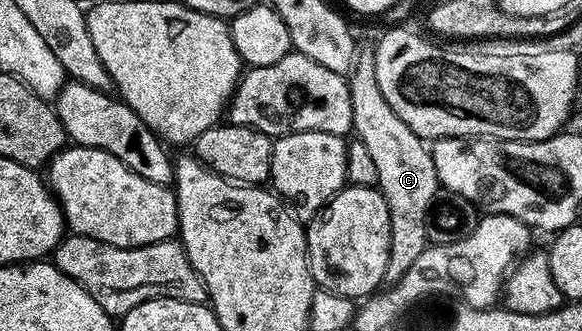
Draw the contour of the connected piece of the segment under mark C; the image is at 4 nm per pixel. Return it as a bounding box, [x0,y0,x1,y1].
[347,50,439,285]

